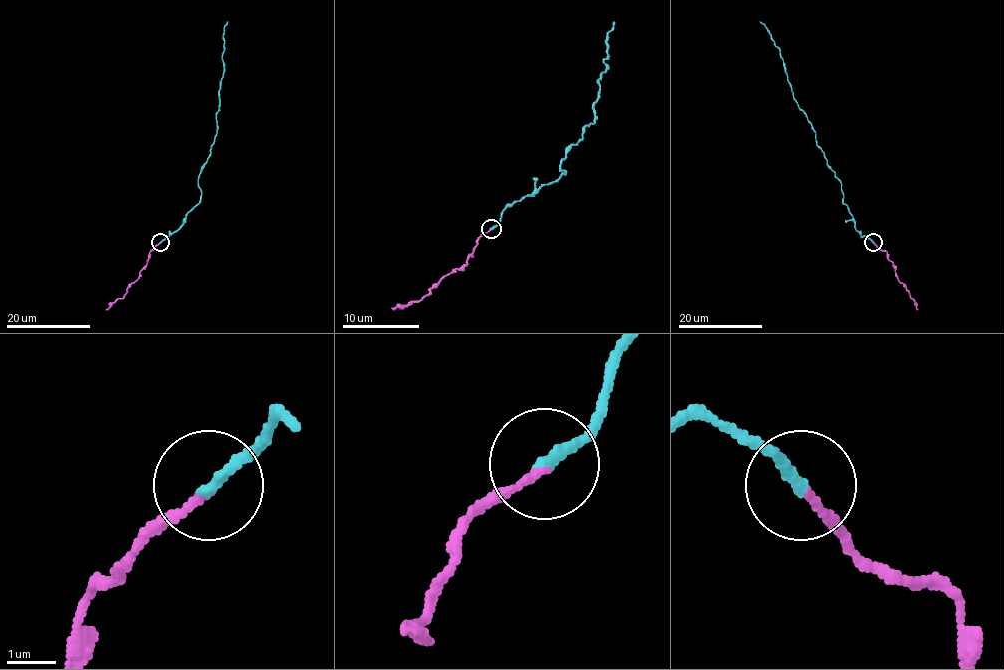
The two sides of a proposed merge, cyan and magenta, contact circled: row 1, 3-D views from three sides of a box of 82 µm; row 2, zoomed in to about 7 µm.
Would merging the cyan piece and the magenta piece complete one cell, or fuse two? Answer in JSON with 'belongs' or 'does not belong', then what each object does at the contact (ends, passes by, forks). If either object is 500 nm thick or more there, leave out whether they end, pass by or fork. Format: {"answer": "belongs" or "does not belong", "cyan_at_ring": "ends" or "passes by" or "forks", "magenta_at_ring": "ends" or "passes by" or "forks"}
{"answer": "belongs", "cyan_at_ring": "ends", "magenta_at_ring": "ends"}

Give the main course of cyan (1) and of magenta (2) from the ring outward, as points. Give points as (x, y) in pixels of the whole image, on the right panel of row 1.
1: (873, 242), (857, 232), (843, 200), (841, 181), (793, 97), (779, 49), (759, 22)
2: (873, 242), (887, 253), (895, 276), (906, 288), (917, 310)

